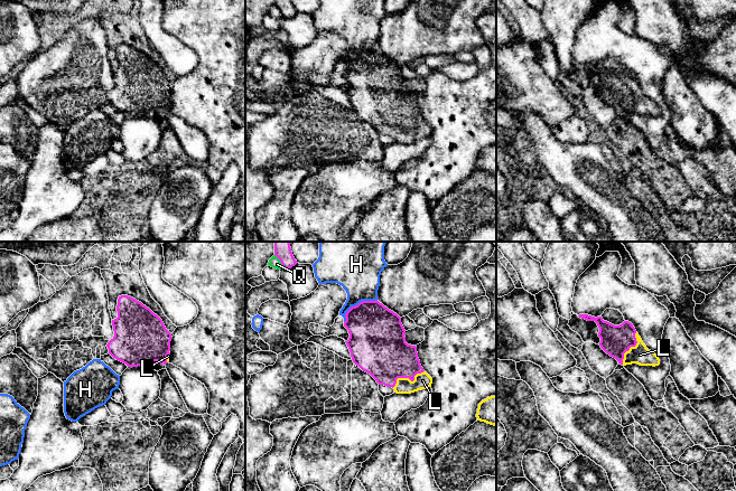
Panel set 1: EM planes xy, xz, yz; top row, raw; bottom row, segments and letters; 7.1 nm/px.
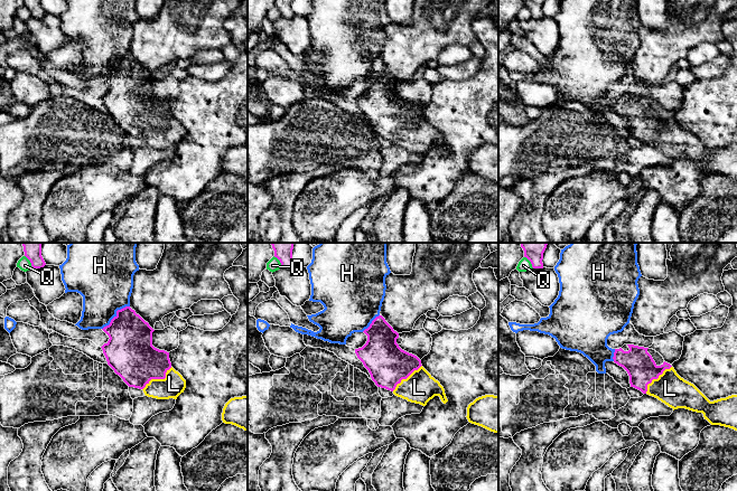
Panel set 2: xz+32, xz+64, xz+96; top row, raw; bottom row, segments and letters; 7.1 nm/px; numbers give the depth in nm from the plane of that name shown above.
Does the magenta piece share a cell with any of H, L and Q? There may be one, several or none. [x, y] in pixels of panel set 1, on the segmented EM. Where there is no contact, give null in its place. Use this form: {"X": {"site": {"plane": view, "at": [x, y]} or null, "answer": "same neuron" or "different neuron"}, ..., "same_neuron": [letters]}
{"H": {"site": {"plane": "xz", "at": [357, 304]}, "answer": "different neuron"}, "L": {"site": {"plane": "xz", "at": [407, 377]}, "answer": "same neuron"}, "Q": {"site": {"plane": "xz", "at": [280, 261]}, "answer": "different neuron"}, "same_neuron": ["L"]}

